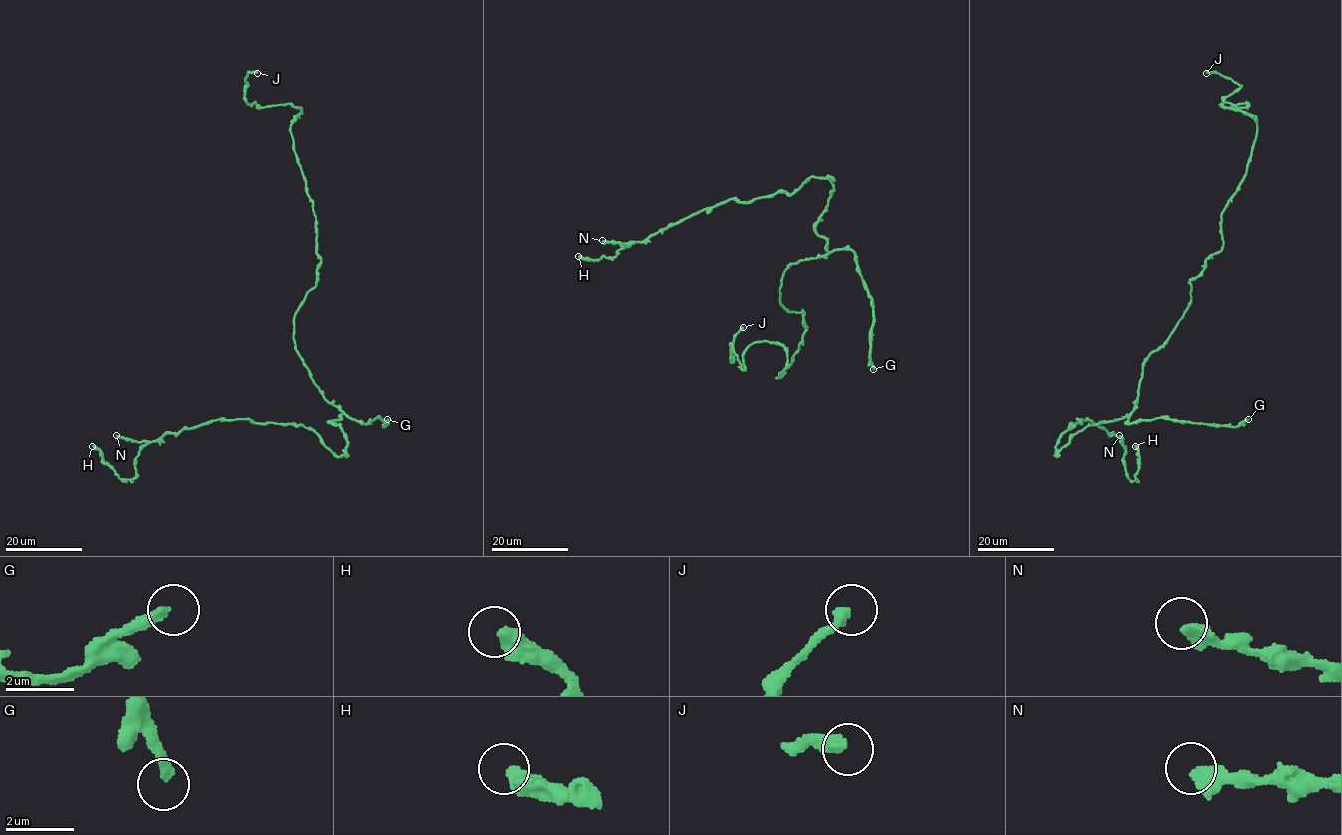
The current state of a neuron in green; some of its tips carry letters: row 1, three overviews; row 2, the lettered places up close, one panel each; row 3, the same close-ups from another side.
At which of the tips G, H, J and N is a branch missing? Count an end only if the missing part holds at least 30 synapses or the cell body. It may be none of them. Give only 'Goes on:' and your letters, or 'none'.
Goes on: G

